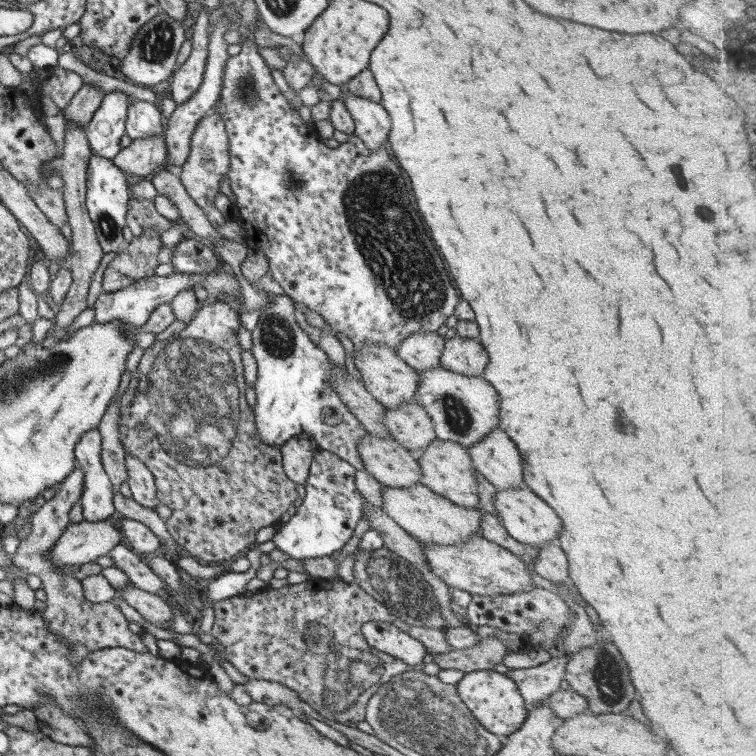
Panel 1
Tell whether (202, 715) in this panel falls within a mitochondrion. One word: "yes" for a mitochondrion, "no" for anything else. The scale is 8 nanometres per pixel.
no

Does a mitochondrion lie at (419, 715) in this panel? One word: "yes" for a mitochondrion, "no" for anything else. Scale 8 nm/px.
yes

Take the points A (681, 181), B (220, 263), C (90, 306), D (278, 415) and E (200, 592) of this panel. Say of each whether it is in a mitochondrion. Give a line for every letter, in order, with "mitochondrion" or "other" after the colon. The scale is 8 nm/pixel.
A: other
B: other
C: other
D: other
E: other

